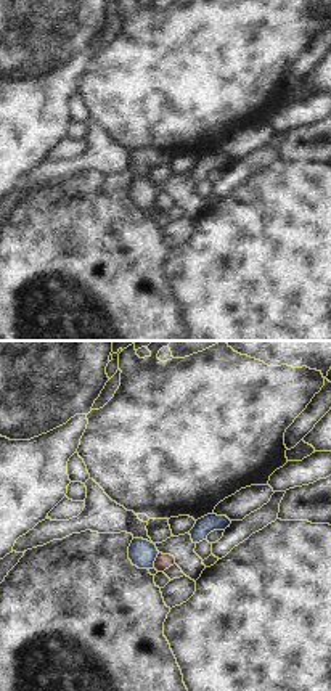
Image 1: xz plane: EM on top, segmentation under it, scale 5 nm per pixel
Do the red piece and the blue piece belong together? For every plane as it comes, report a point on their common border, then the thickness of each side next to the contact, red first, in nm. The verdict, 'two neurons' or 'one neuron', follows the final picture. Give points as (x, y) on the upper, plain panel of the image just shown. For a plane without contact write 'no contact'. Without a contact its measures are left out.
(156, 200) | 80/140 nm

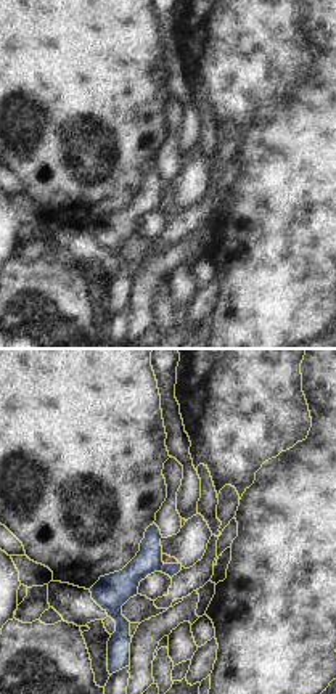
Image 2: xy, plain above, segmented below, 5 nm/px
(168, 203) | 50/140 nm

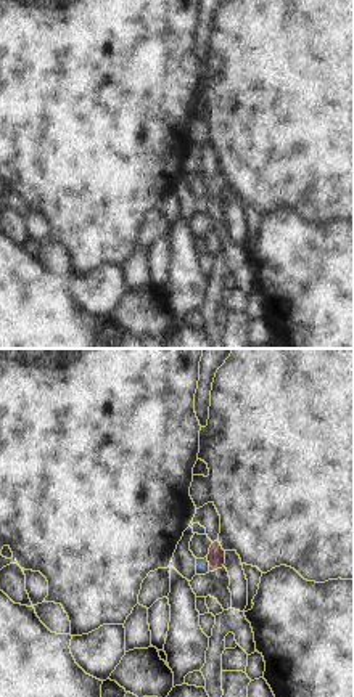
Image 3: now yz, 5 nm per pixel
(209, 204) | 90/60 nm

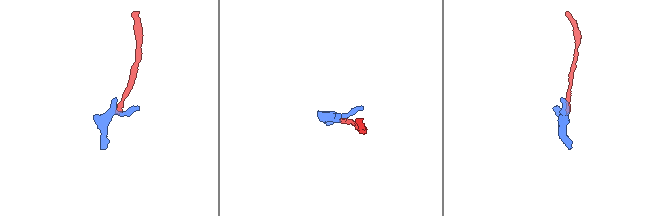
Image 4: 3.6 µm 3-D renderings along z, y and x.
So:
two neurons

